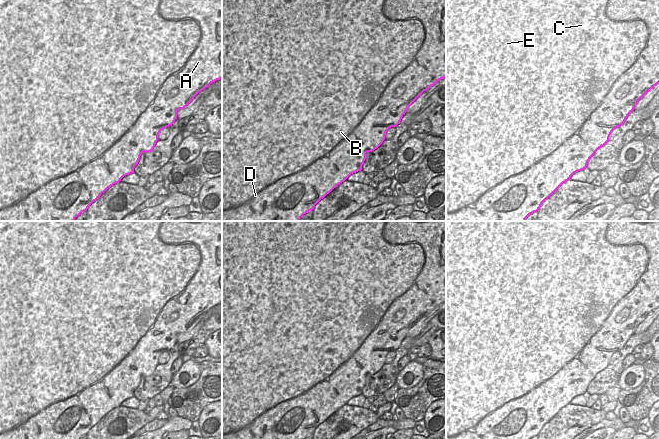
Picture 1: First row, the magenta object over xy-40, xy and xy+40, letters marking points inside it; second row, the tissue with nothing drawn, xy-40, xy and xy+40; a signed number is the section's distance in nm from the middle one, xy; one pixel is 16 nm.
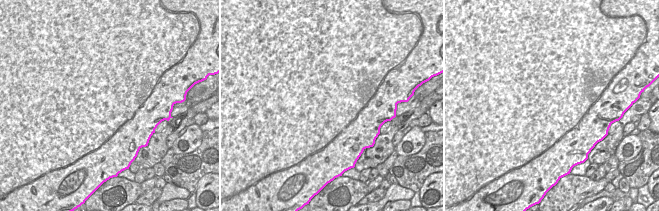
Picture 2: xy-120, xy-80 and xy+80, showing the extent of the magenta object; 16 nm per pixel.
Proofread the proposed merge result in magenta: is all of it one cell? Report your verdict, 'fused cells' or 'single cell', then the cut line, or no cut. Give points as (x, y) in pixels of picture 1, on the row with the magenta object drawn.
single cell | no cut

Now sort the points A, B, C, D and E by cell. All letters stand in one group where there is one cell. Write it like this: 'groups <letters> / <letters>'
groups A B C D E

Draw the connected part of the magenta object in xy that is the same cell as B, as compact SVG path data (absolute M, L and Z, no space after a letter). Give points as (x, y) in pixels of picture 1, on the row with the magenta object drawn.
M222 0L222 221L300 221L300 218L301 218L301 217L302 217L302 216L303 216L303 215L304 215L304 214L306 214L306 213L307 213L307 212L309 212L309 211L312 211L312 210L313 210L313 209L314 209L314 207L315 207L315 205L316 205L316 204L317 204L317 203L318 203L318 202L319 202L319 201L320 201L320 200L321 200L321 199L323 199L323 198L324 198L324 197L325 197L325 196L326 196L326 195L327 195L327 194L329 194L329 193L330 193L330 192L331 192L331 191L332 191L332 190L333 190L333 189L334 189L334 188L336 188L336 187L337 187L337 186L338 186L338 185L339 185L339 184L341 184L341 183L342 183L342 182L344 182L344 181L345 181L345 180L346 180L346 179L347 179L347 178L348 178L348 177L349 177L349 176L350 176L350 175L351 175L351 174L353 174L353 173L356 173L356 172L358 172L358 171L361 171L361 170L362 170L362 165L363 165L363 163L364 163L364 161L365 161L365 159L366 159L366 153L367 153L367 152L372 152L372 151L374 151L374 150L375 150L375 149L377 149L377 148L378 148L378 147L379 147L379 146L380 146L380 145L381 145L381 144L382 144L382 143L383 143L383 141L384 141L384 140L385 140L385 135L386 135L386 132L387 132L387 130L388 130L388 129L389 129L389 128L391 128L391 127L396 127L396 126L397 126L397 125L398 125L398 124L399 124L399 123L400 123L400 121L401 121L401 119L402 119L402 117L403 117L403 115L404 115L404 114L405 114L405 113L406 113L406 111L407 111L407 109L408 109L408 107L409 107L409 106L410 106L410 105L411 105L411 104L412 104L412 103L413 103L413 102L414 102L414 101L415 101L415 100L416 100L416 99L417 99L417 98L418 98L418 97L419 97L419 96L420 96L420 95L421 95L421 94L422 94L422 93L423 93L423 92L424 92L424 91L426 91L426 90L427 90L427 89L428 89L428 88L430 88L430 87L431 87L431 86L433 86L433 85L434 85L434 84L435 84L435 83L436 83L436 82L437 82L437 81L439 81L439 80L441 80L441 79L444 79L444 78L445 78L445 77L446 77L446 0Z

